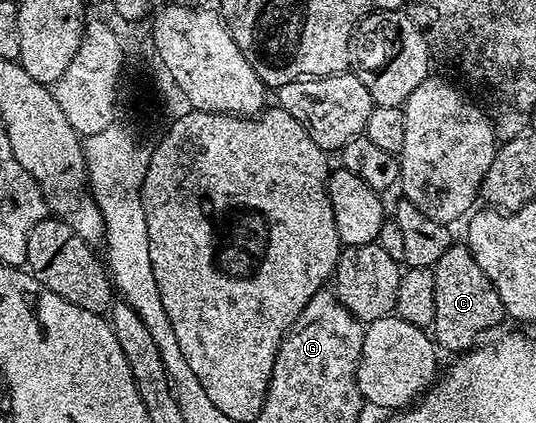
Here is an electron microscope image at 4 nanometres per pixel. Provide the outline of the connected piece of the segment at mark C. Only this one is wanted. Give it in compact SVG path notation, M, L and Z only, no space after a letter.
M450 243L447 251L439 255L432 271L435 279L435 319L431 326L431 336L434 342L442 350L450 349L453 353L472 350L479 338L496 330L500 326L497 324L501 317L506 316L499 291L493 286L491 279L487 279L483 267L475 263L473 253L465 243Z

